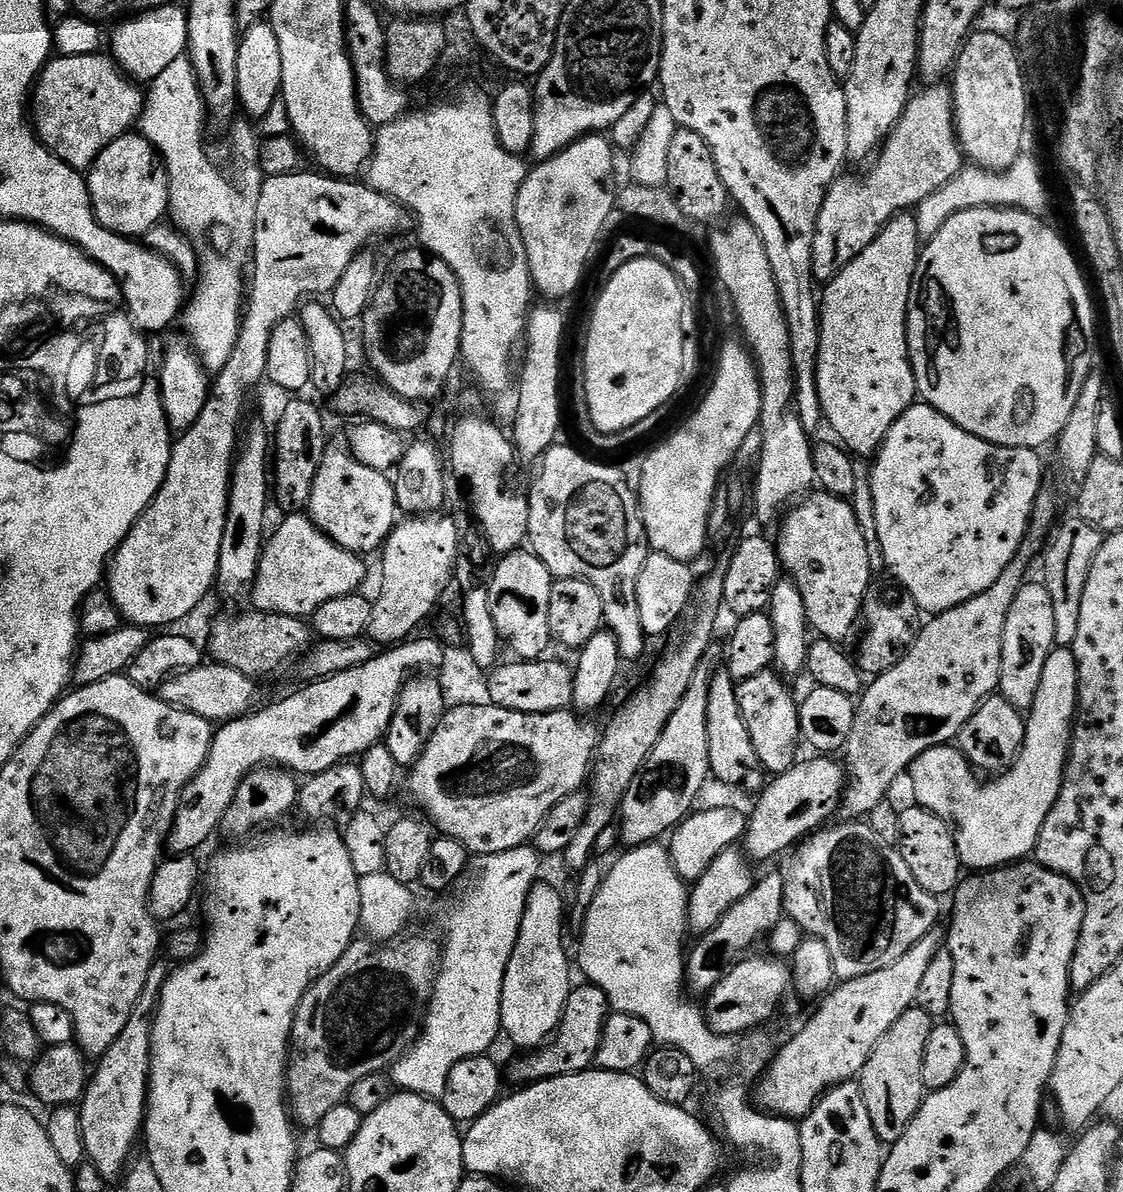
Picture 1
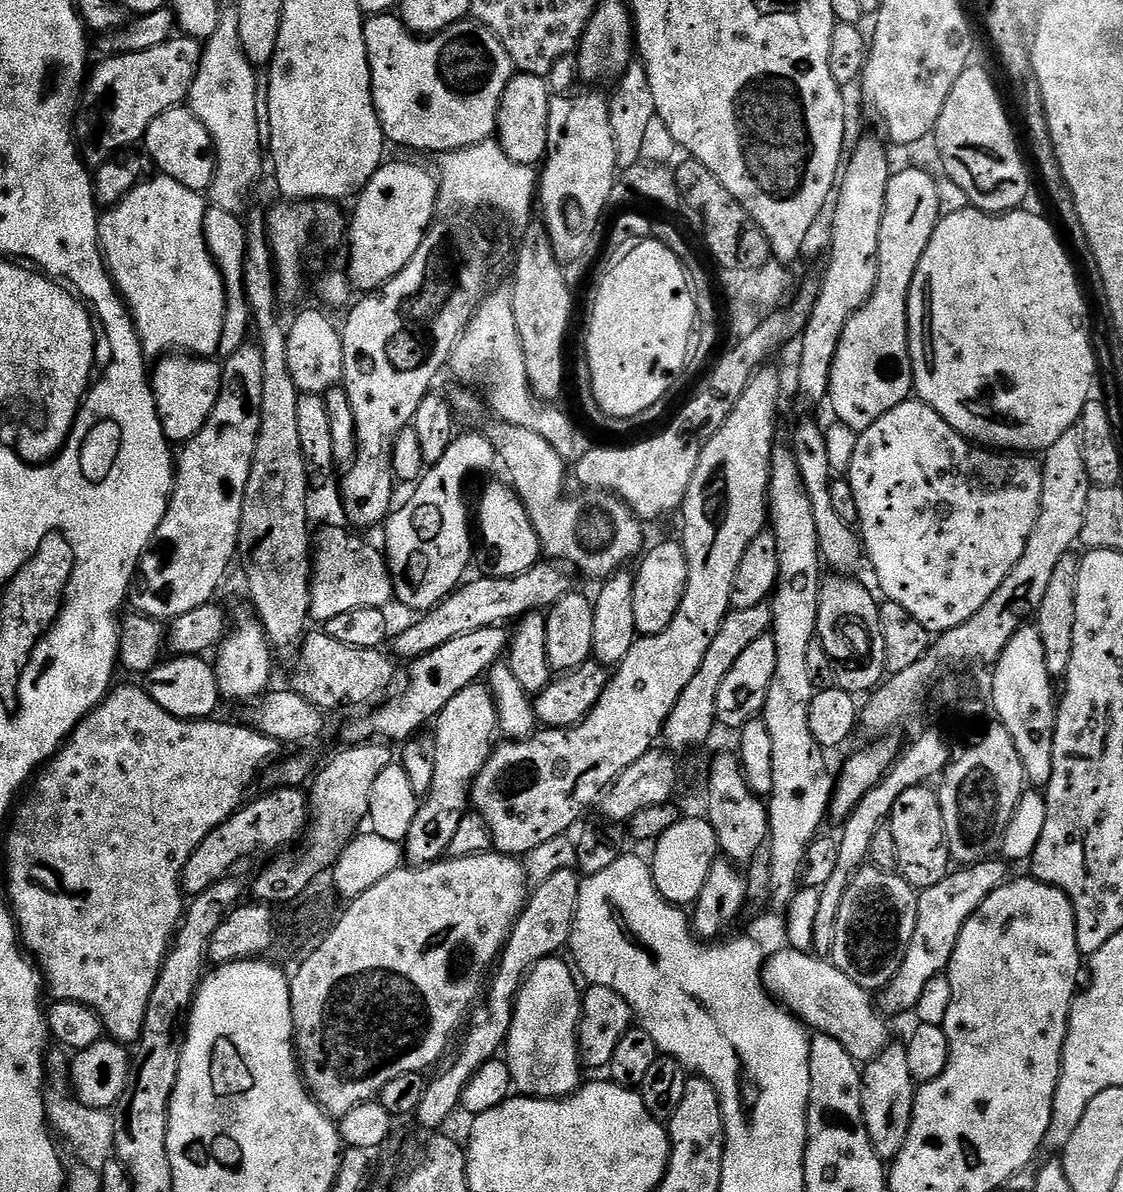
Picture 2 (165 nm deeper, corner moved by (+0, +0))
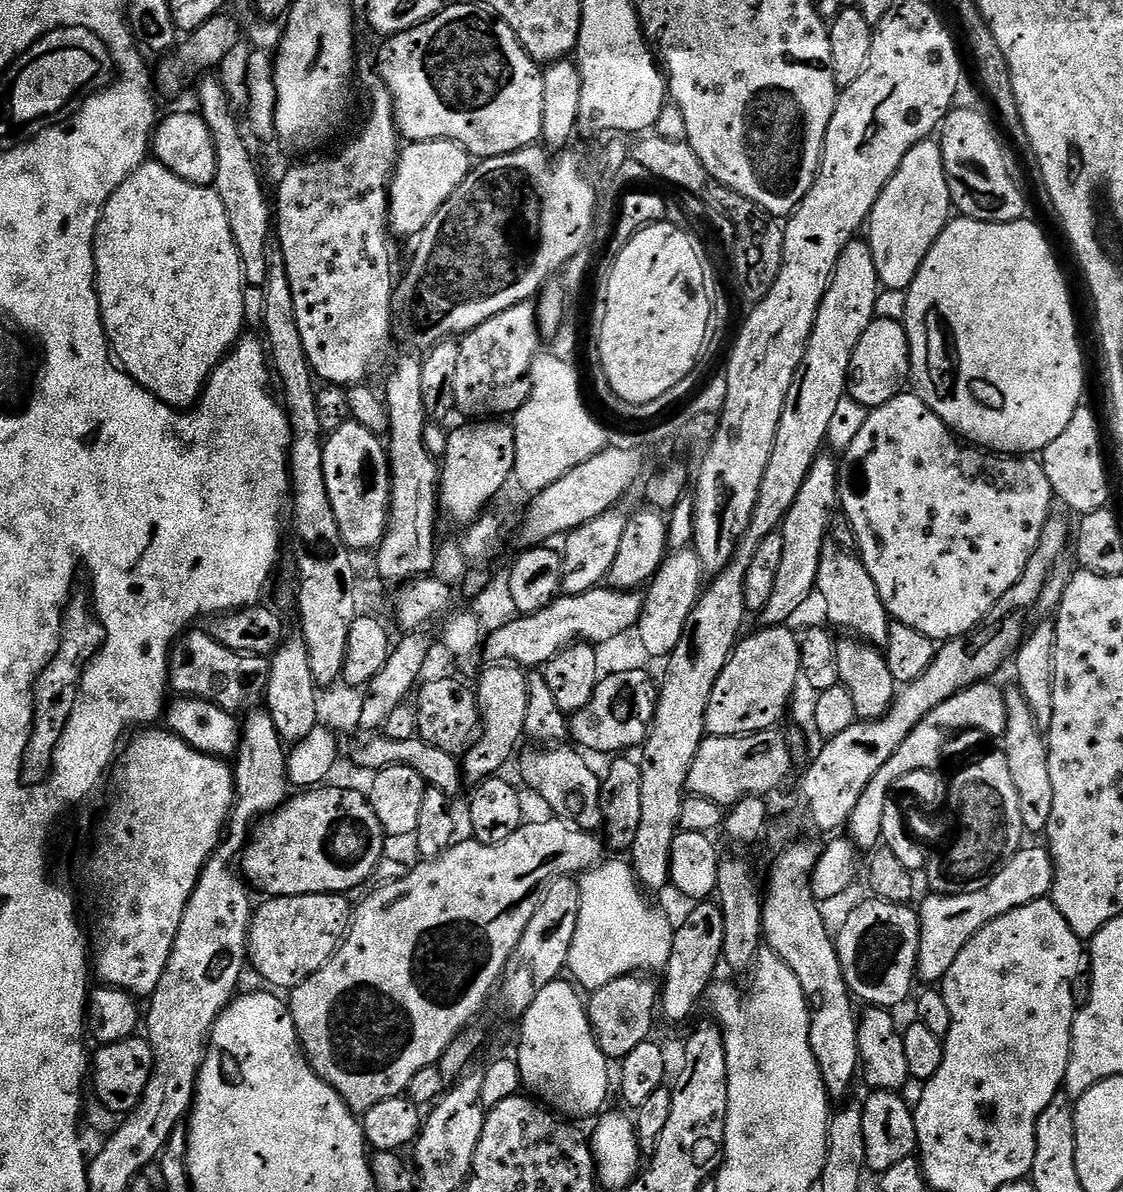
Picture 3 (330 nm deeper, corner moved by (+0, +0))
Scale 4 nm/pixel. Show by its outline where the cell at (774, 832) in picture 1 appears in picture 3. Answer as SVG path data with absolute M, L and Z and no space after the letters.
M712 902L697 903L696 909L684 922L675 925L668 964L662 973L662 987L658 992L658 1008L668 1020L680 1024L692 1012L696 1003L710 987L716 967L722 964L722 914Z

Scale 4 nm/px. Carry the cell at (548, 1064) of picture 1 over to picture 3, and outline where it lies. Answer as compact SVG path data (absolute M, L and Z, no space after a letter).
M633 974L614 978L614 982L606 982L606 986L595 989L592 997L587 997L588 1021L592 1027L594 1038L609 1061L619 1062L634 1050L634 1046L642 1046L653 1035L652 1023L658 1020L658 984L655 979L644 974Z

